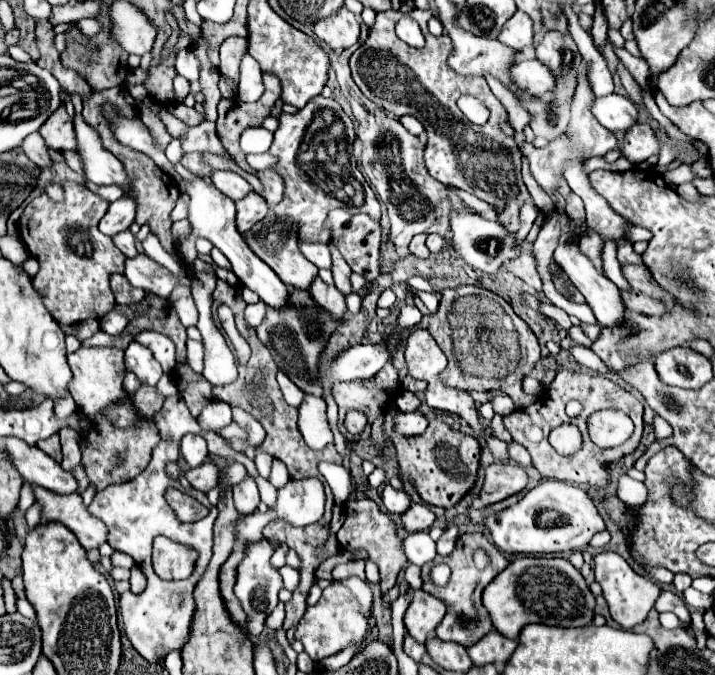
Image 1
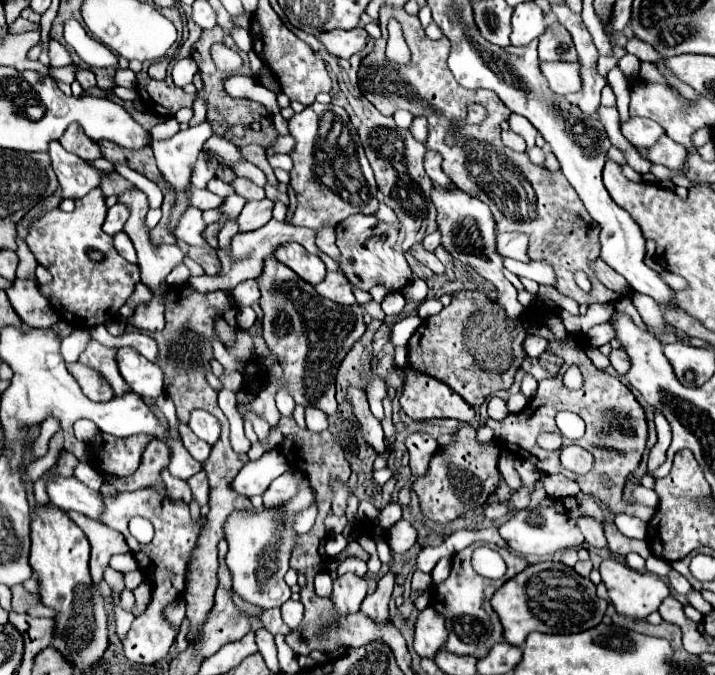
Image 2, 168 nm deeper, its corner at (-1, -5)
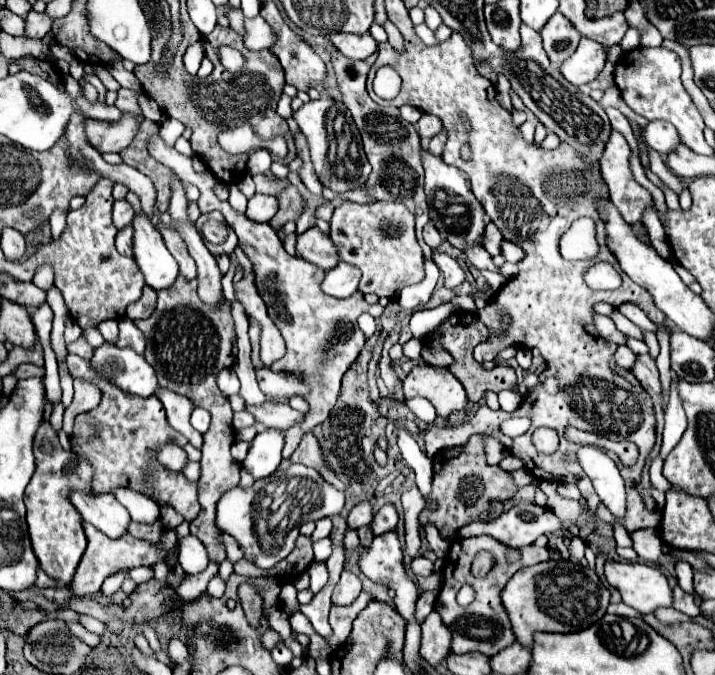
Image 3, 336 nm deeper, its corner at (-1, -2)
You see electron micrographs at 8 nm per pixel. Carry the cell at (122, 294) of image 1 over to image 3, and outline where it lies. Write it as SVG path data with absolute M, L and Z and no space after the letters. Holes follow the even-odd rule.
M143 288L143 296L127 306L127 318L137 320L137 318L149 318L151 312L155 310L155 302L157 302L157 292L153 288Z

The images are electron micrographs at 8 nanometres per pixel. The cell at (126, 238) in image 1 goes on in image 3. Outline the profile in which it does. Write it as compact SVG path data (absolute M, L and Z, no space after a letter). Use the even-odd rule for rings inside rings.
M131 226L119 230L119 234L117 234L117 250L121 254L133 256L133 228Z

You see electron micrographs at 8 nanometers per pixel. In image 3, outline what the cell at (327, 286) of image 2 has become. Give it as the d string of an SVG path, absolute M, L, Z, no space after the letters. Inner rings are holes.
M339 262L333 270L329 270L325 274L321 288L329 296L347 298L357 290L359 280L361 280L361 270L357 266L347 264L347 262Z

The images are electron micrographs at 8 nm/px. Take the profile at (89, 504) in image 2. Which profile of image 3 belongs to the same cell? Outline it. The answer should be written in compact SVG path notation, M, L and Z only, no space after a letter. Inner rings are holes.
M79 494L71 496L75 508L85 522L93 524L97 530L105 532L109 538L121 538L127 534L131 516L123 504L117 502L113 494Z

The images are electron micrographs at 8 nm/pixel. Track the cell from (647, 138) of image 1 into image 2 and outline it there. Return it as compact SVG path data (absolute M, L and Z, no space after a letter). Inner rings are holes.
M661 135L653 147L645 151L645 157L651 163L661 163L669 169L679 169L685 159L685 147L669 139L667 135Z

